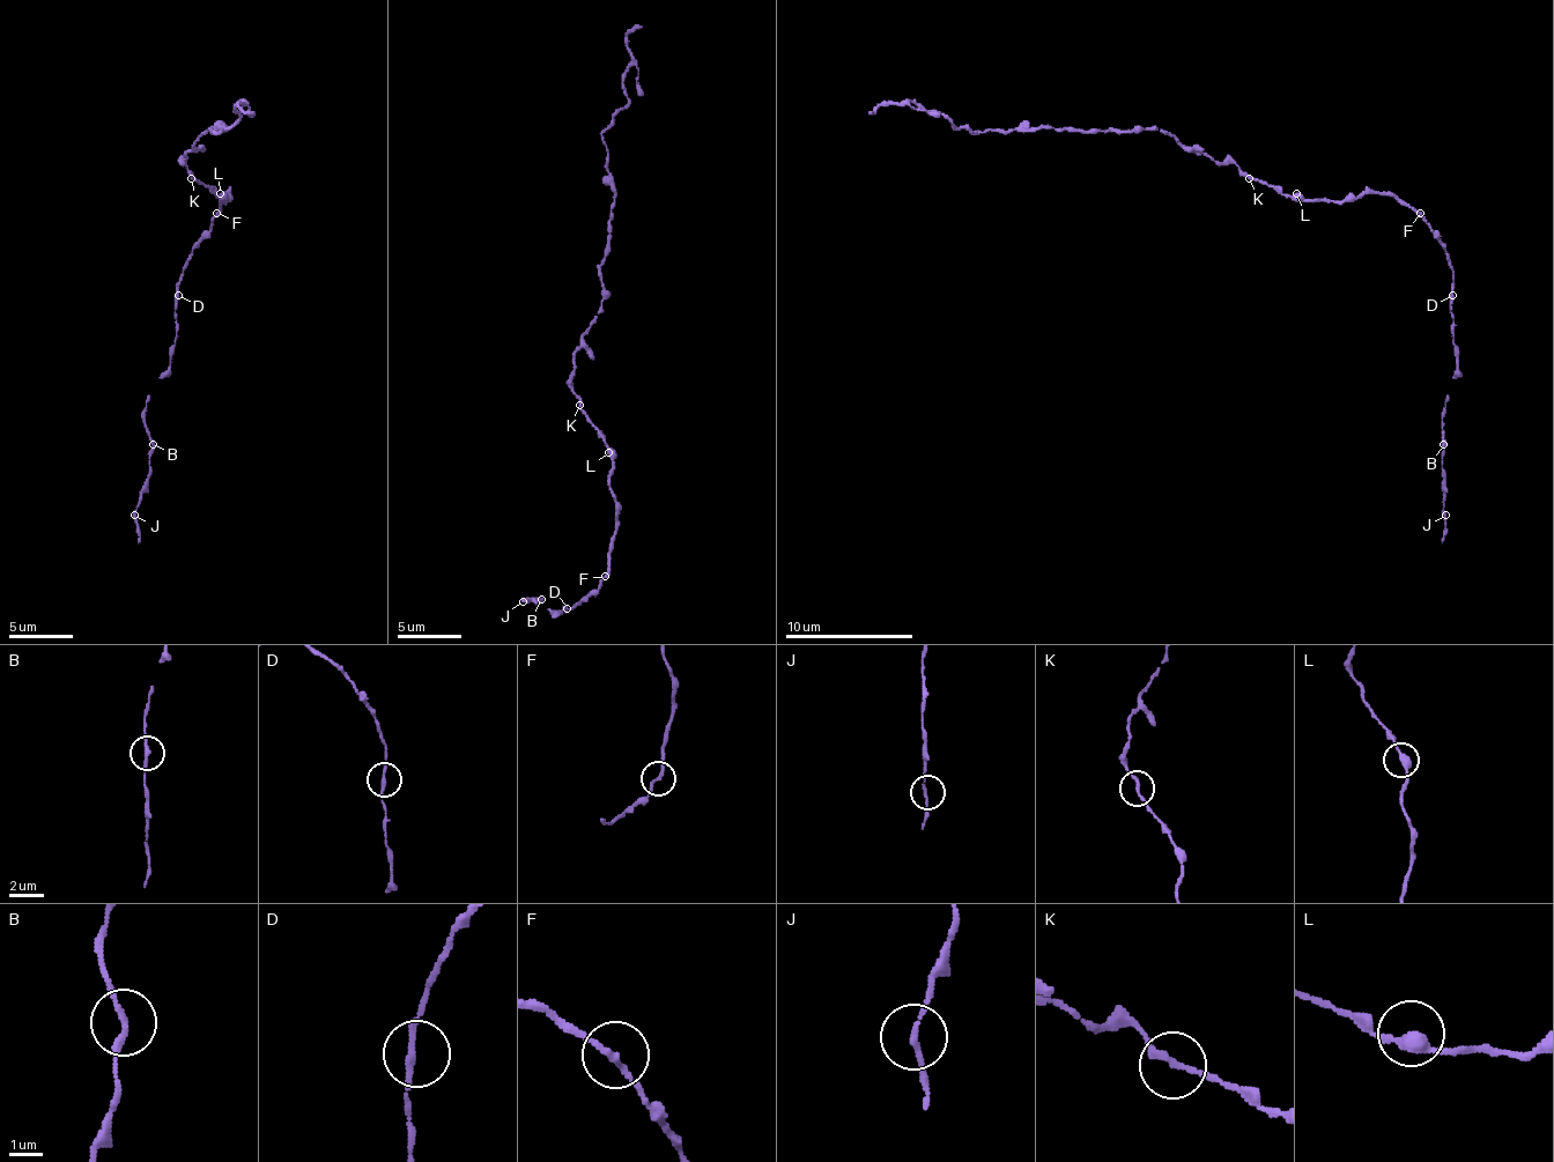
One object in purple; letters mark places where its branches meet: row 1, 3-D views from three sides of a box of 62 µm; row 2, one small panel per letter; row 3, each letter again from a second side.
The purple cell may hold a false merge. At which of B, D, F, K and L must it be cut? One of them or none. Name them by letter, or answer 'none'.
none

